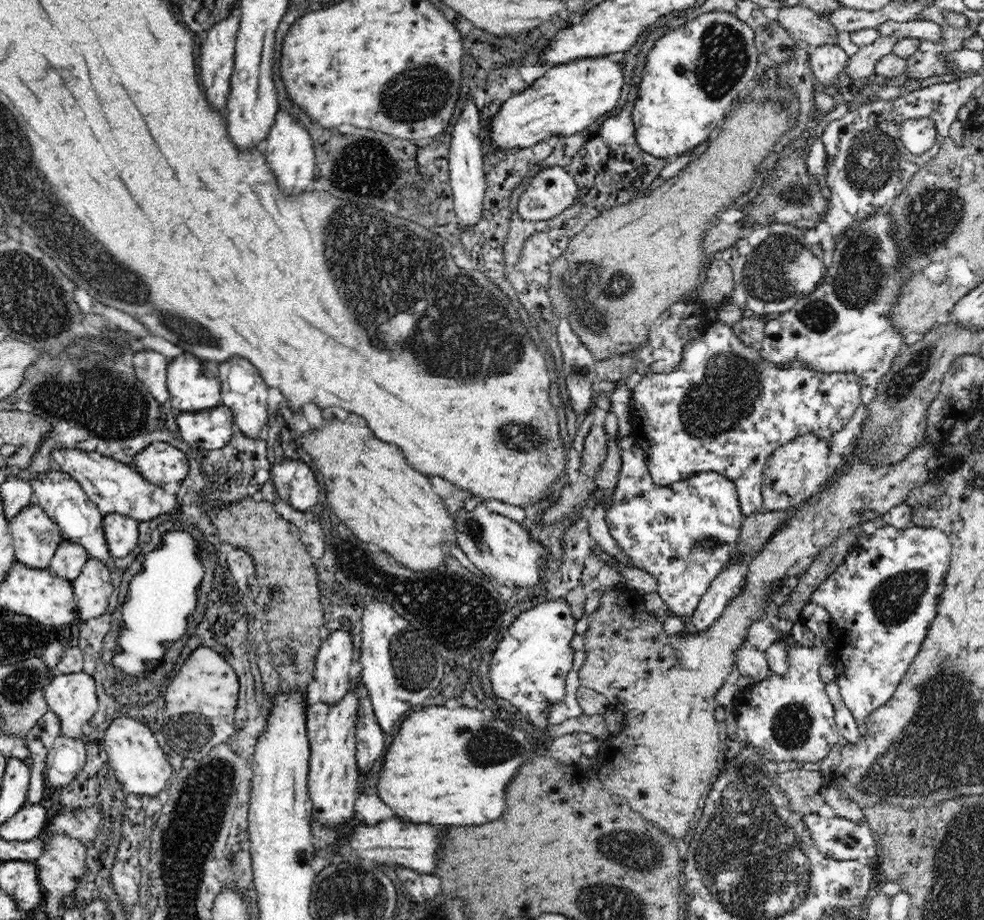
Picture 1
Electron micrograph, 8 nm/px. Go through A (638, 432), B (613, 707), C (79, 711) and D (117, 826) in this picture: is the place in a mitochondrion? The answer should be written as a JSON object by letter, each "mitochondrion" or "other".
{"A":"other","B":"other","C":"other","D":"other"}

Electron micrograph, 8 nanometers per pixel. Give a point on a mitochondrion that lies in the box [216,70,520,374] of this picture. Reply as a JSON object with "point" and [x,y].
{"point":[349,176]}

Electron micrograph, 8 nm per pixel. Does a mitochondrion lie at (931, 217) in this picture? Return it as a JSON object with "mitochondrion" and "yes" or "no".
{"mitochondrion":"yes"}

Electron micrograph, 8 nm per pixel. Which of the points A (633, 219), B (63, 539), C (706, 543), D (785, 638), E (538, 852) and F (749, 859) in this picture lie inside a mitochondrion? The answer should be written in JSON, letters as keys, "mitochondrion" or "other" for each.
{"A":"other","B":"other","C":"mitochondrion","D":"other","E":"other","F":"mitochondrion"}

